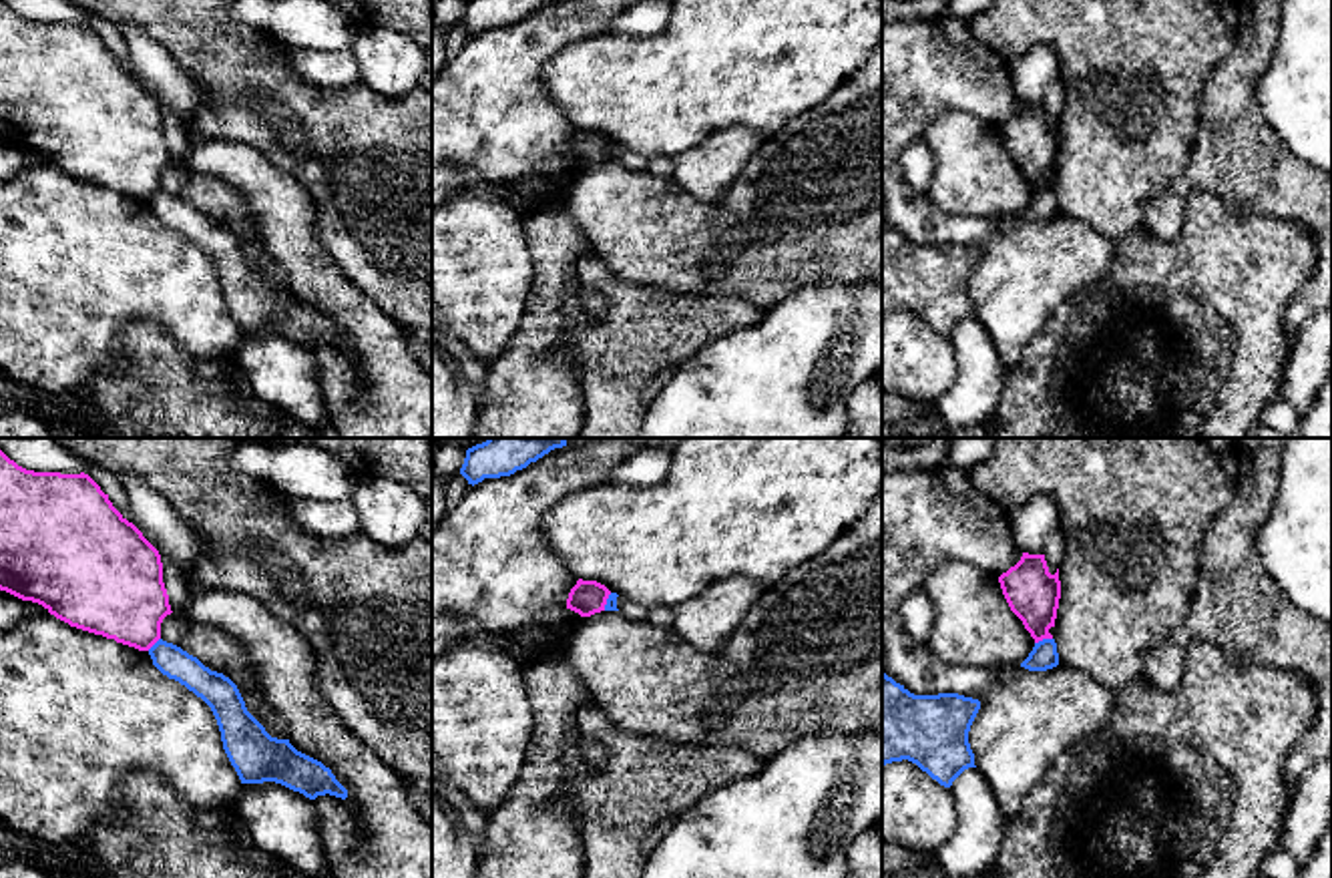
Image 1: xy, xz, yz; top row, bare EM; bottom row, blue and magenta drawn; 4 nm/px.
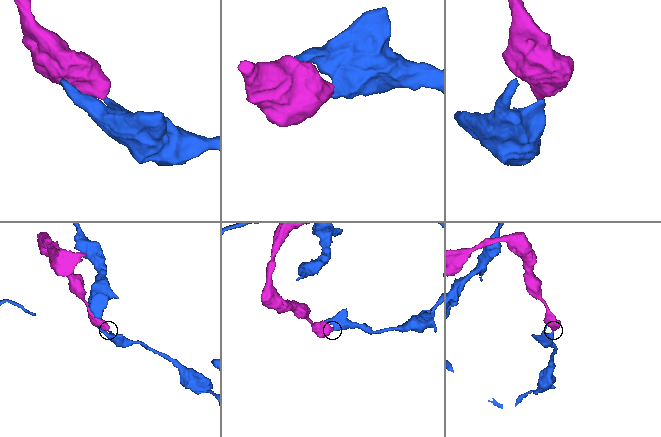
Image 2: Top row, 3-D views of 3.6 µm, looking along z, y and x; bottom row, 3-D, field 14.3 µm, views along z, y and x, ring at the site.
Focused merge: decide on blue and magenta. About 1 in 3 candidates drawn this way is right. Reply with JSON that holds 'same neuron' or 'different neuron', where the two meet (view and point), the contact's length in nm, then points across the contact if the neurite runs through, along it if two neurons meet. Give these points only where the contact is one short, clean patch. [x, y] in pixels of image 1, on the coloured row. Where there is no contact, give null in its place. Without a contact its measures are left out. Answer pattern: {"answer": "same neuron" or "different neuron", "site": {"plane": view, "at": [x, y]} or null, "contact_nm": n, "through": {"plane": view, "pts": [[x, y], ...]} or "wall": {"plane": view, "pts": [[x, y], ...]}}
{"answer": "different neuron", "site": {"plane": "yz", "at": [1043, 639]}, "contact_nm": 80, "wall": {"plane": "yz", "pts": [[1051, 637], [1035, 643]]}}

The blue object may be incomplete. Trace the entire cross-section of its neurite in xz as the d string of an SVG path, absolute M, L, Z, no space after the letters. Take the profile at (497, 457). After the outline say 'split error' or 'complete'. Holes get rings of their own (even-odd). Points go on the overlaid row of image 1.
M488 438L466 450L460 474L474 486L484 478L510 476L563 446L565 438Z; complete

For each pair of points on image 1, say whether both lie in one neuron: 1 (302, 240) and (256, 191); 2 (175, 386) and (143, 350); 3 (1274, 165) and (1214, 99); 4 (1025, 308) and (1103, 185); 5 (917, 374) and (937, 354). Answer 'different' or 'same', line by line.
1: same
2: same
3: same
4: different
5: same

